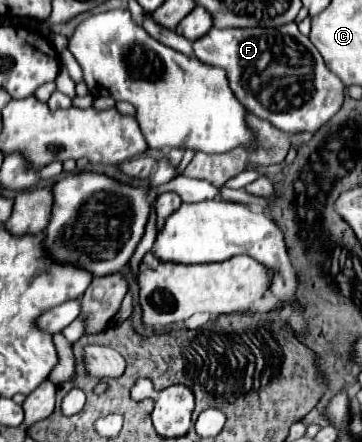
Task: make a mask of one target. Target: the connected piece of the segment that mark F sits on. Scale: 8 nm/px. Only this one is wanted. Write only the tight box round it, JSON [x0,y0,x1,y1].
[193,22,345,134]

